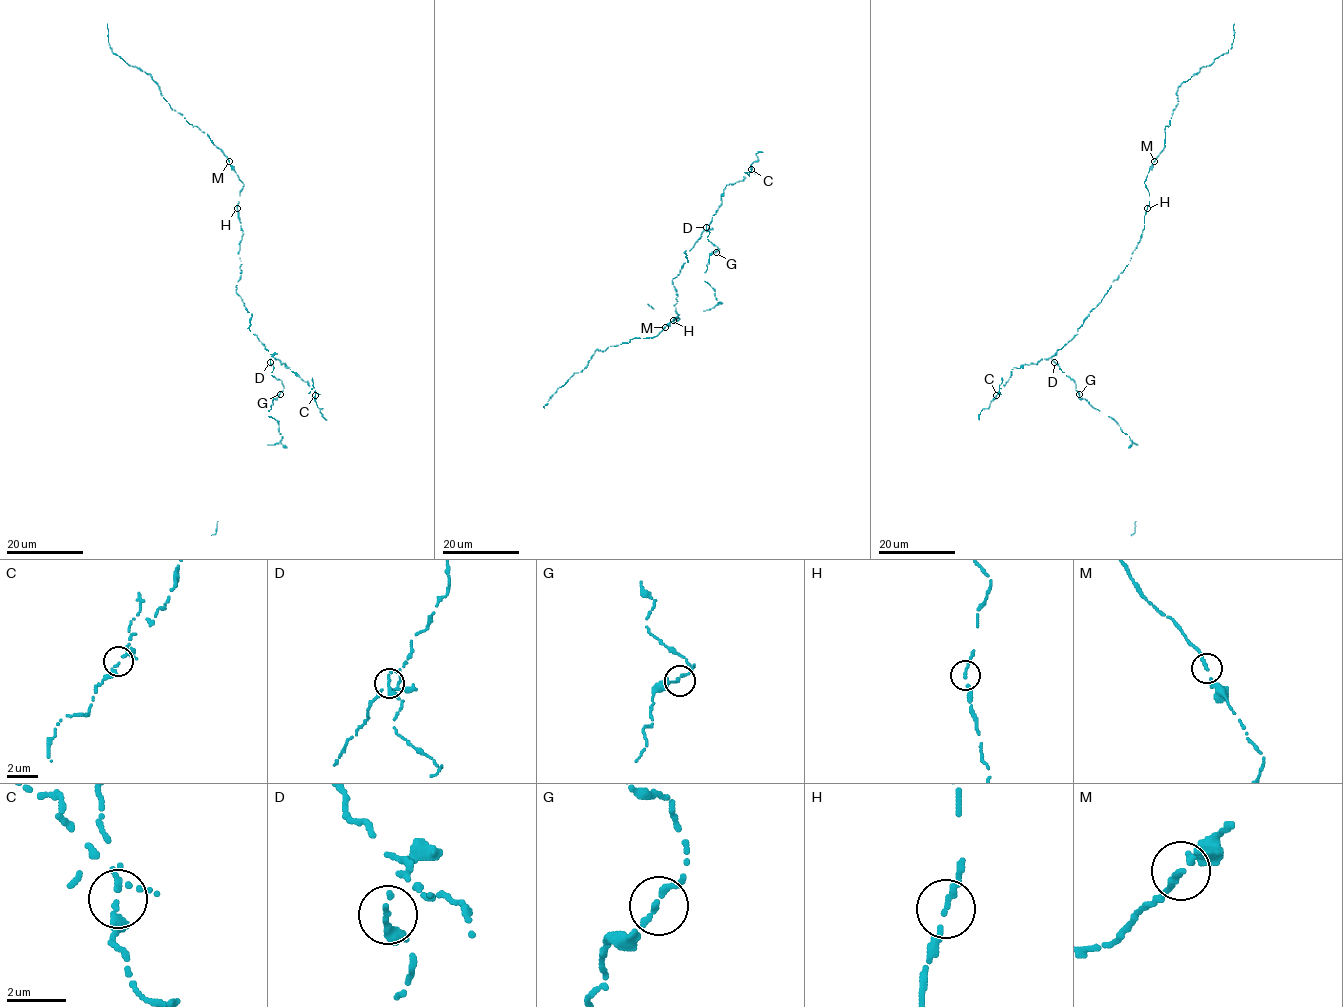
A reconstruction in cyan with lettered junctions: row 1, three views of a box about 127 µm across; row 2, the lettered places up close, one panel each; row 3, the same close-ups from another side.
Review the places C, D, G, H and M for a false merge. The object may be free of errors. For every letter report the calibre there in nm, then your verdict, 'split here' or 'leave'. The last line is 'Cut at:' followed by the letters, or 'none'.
C: 170 nm thick; leave
D: 170 nm thick; leave
G: 190 nm thick; leave
H: 170 nm thick; leave
M: 180 nm thick; leave
Cut at: none

